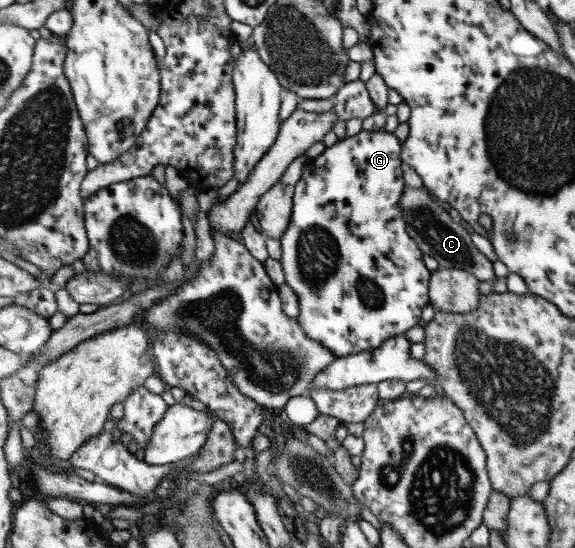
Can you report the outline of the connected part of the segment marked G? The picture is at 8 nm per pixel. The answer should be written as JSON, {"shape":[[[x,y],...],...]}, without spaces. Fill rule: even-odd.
{"shape":[[[384,128],[377,132],[362,131],[360,134],[338,141],[333,146],[327,147],[316,158],[312,159],[304,170],[302,179],[295,189],[293,216],[290,227],[281,239],[283,247],[282,267],[285,282],[293,289],[298,297],[300,314],[297,318],[303,325],[306,333],[316,341],[324,344],[334,351],[337,357],[346,357],[359,354],[369,349],[379,348],[391,337],[405,335],[409,329],[418,326],[422,321],[424,307],[430,304],[429,285],[432,273],[424,263],[424,252],[418,242],[413,238],[406,227],[405,209],[401,206],[401,197],[405,191],[404,173],[402,173],[401,153],[402,141],[398,140],[394,132]]]}

